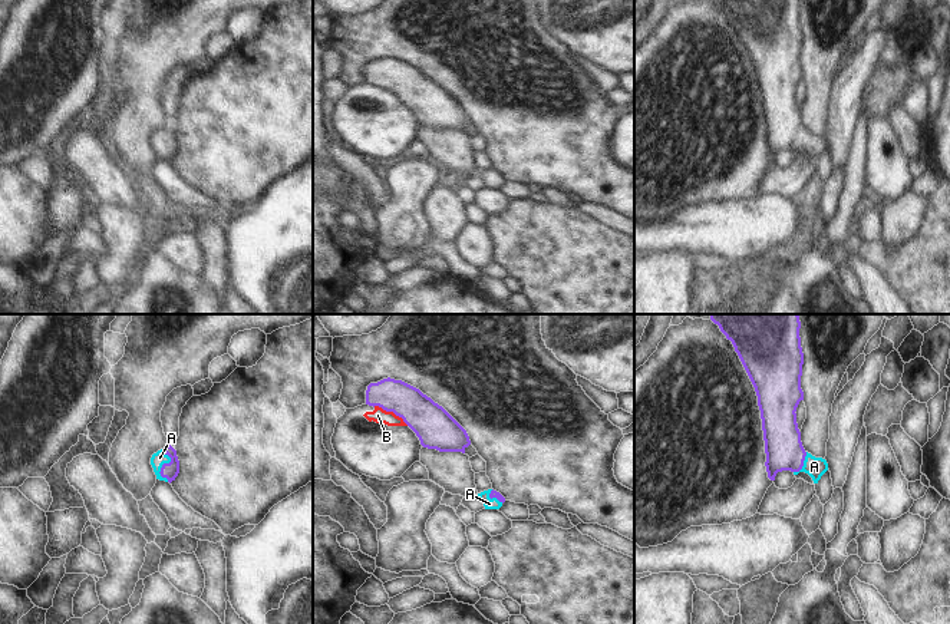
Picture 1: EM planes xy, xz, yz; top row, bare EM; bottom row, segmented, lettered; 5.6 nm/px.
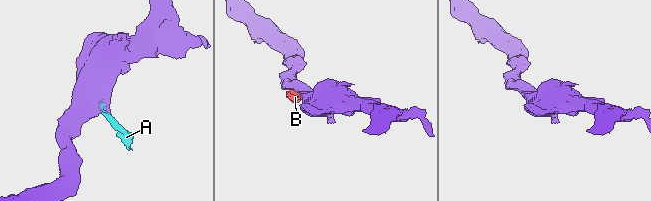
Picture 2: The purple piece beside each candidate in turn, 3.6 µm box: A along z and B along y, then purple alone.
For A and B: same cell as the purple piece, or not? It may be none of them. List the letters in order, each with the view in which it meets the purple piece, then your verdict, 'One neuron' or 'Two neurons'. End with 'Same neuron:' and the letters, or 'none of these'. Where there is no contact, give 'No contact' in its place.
A: Touches purple in xy. One neuron
B: Touches purple in xz. Two neurons
Same neuron: A

